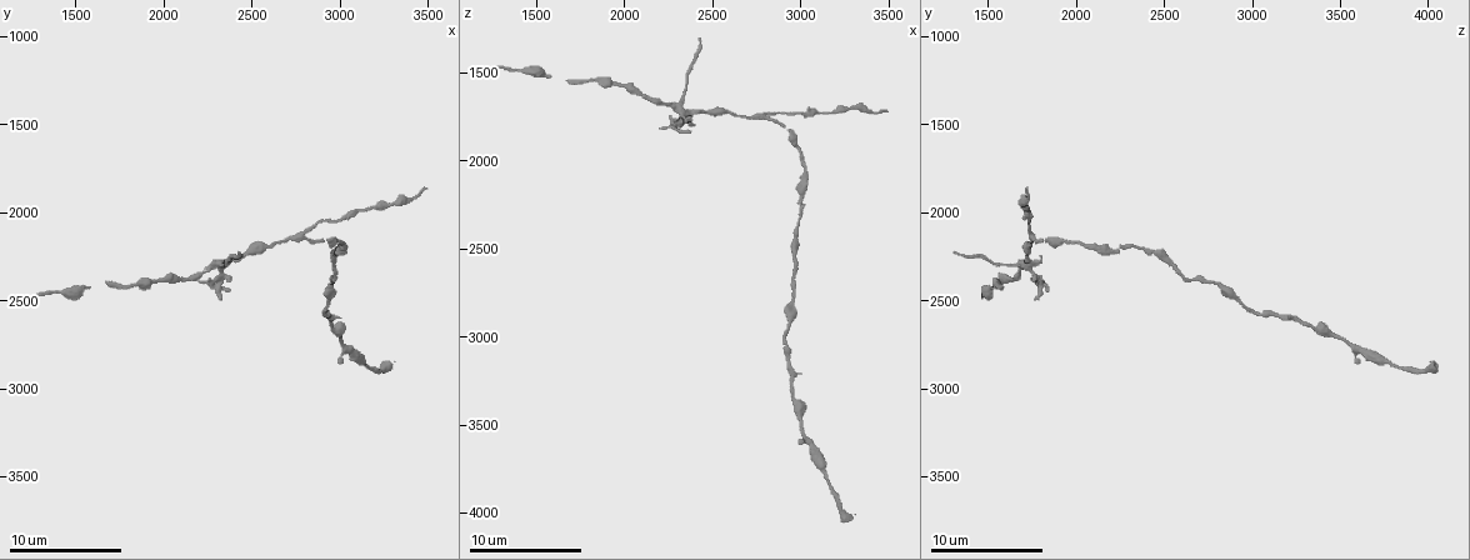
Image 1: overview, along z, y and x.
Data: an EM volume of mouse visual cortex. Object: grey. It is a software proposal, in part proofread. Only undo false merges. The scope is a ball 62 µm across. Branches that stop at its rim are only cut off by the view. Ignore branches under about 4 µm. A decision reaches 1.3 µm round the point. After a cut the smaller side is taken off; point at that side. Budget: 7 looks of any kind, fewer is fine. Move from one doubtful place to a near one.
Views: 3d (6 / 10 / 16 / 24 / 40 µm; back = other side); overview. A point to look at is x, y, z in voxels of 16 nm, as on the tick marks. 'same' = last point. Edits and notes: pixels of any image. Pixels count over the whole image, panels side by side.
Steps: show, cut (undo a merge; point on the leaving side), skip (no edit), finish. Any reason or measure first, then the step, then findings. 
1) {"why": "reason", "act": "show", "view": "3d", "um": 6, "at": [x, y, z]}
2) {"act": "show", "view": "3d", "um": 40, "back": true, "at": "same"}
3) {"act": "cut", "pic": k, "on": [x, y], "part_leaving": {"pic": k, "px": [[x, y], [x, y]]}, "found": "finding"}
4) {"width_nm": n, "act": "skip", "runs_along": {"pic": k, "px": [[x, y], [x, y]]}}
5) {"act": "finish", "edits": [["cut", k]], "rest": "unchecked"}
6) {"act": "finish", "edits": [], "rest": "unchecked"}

{"act": "show", "view": "3d", "um": 10, "at": [3000, 2200, 2180]}

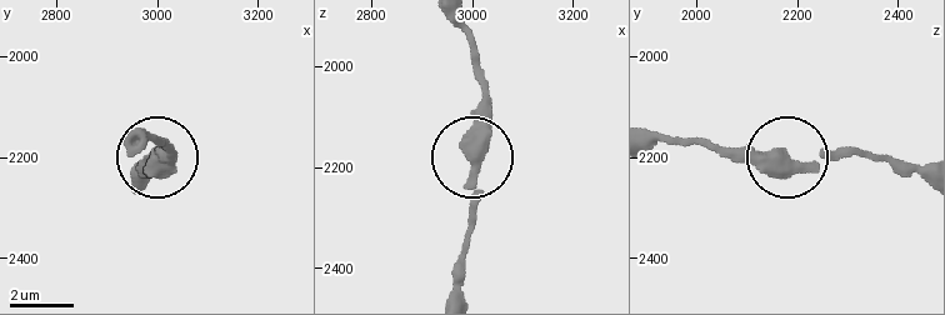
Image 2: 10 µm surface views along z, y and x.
{"act": "skip", "runs_along": {"pic": 2, "px": [[785, 164], [689, 141]]}, "found": "all the same cell"}

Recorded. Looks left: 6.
{"act": "show", "view": "3d", "um": 10, "at": [3040, 2760, 3560]}

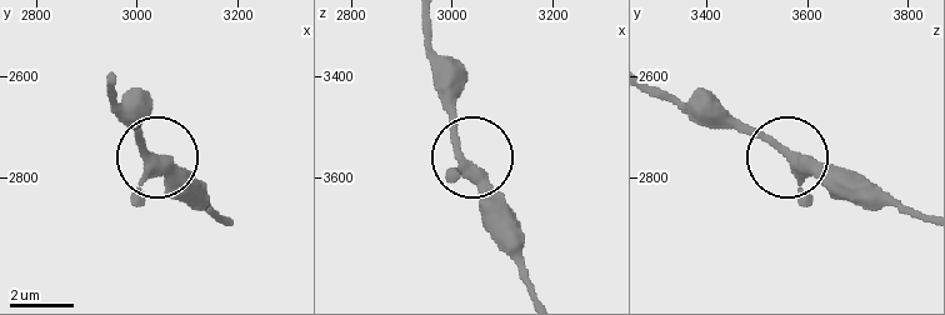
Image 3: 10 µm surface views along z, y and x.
{"act": "skip", "runs_along": {"pic": 3, "px": [[429, 21], [455, 143], [515, 213]]}, "found": "all the same cell"}

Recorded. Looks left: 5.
{"why": "arms part here", "act": "show", "view": "3d", "um": 16, "at": [2780, 2140, 1740]}

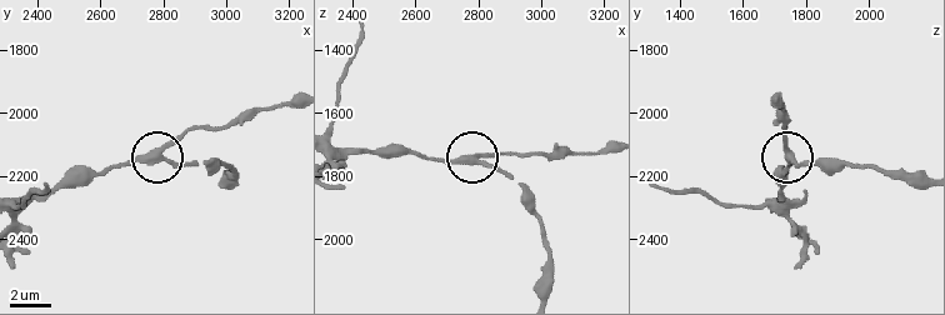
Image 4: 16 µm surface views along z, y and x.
{"width_nm": 300, "act": "skip", "found": "continuous, no second cell"}

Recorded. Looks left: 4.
{"act": "finish", "edits": [], "rest": "unchecked"}

